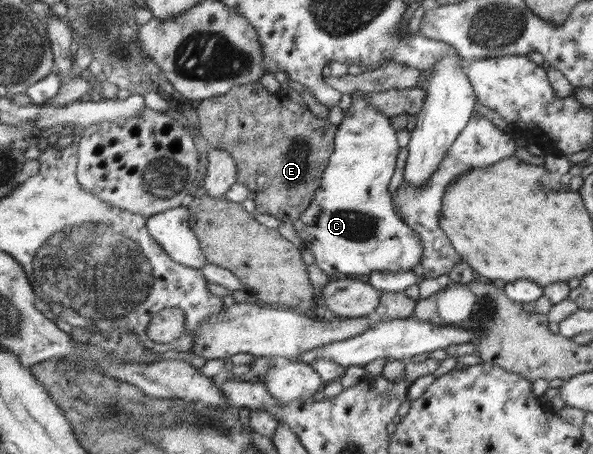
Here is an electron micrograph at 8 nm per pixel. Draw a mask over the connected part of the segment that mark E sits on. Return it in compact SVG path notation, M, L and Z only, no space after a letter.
M260 82L235 86L225 95L200 101L197 113L200 117L198 133L208 140L213 149L227 151L238 164L238 182L245 184L250 193L248 199L256 204L260 213L267 213L283 223L294 223L314 200L322 185L324 171L336 149L336 125L317 117L306 105L291 101L281 89L270 93Z

